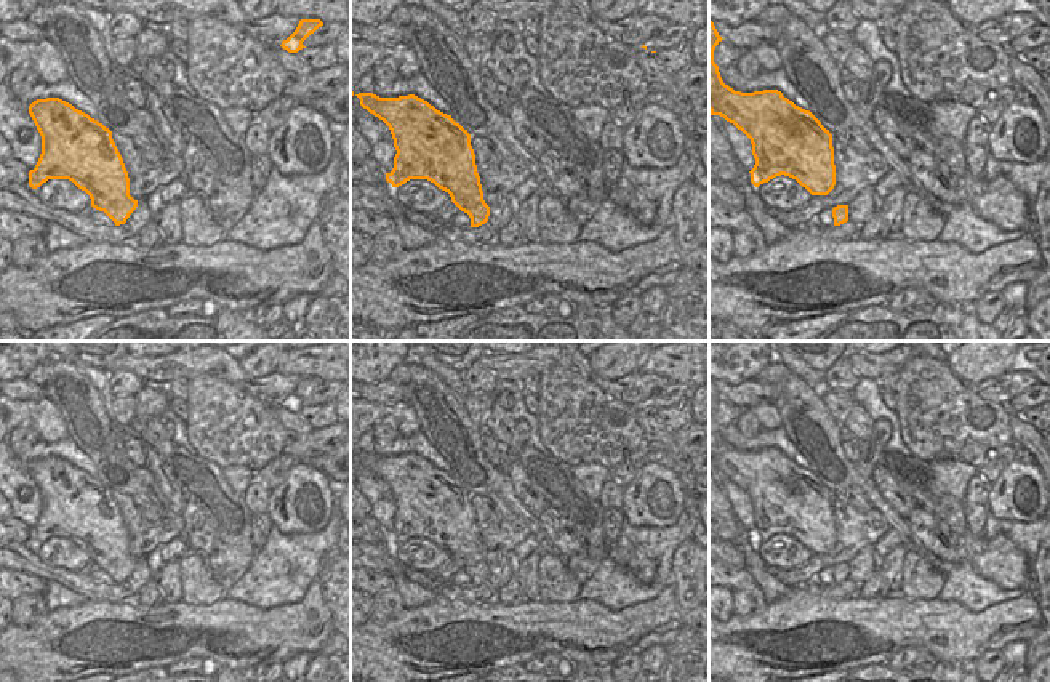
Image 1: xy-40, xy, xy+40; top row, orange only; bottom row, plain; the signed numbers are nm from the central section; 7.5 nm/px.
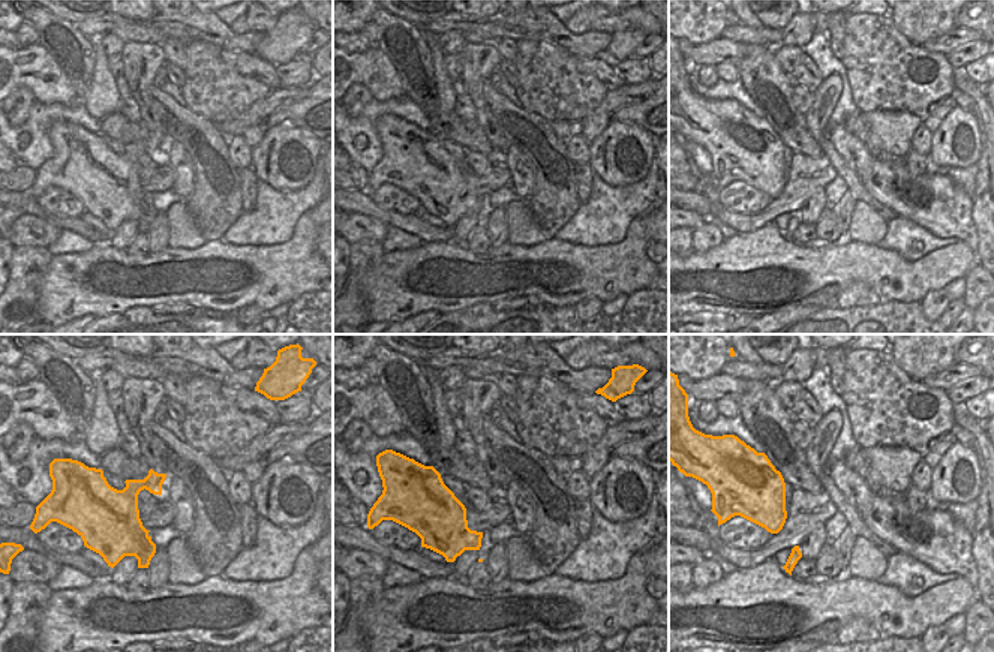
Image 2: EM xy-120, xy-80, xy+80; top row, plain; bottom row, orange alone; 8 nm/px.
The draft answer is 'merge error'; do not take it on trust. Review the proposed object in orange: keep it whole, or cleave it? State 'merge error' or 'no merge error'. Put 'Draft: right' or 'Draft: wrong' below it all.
no merge error
Draft: wrong

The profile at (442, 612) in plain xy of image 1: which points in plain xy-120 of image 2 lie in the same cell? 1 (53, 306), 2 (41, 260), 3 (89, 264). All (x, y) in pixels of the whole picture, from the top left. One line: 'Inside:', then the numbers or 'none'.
Inside: 1, 3

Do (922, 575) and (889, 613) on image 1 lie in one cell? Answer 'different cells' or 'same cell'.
different cells

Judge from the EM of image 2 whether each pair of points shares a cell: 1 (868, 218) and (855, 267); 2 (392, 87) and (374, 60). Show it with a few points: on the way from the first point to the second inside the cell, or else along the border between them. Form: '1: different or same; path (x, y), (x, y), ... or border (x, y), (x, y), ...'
1: different; border (844, 236), (876, 245)
2: same; path (386, 81), (374, 66)

